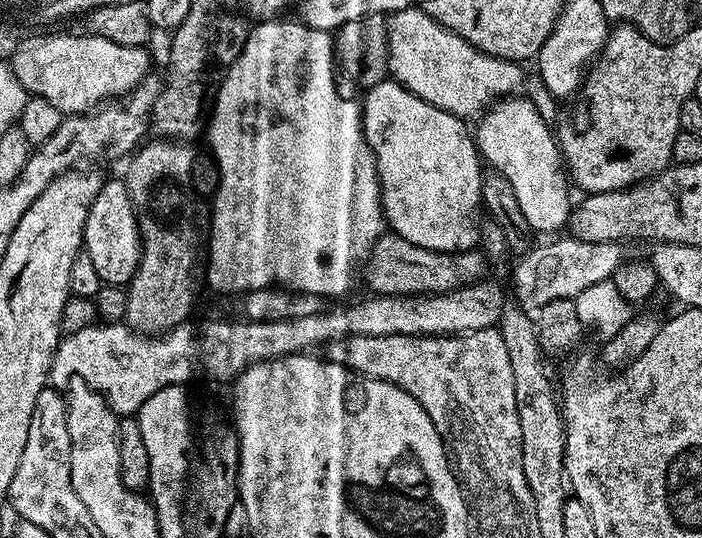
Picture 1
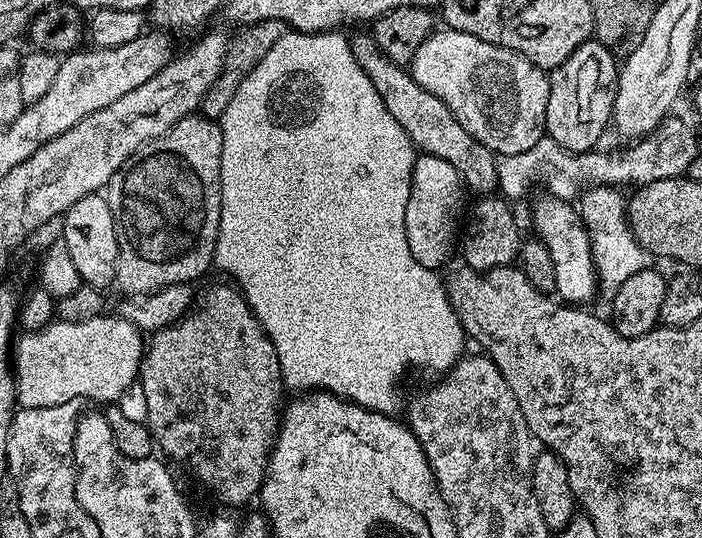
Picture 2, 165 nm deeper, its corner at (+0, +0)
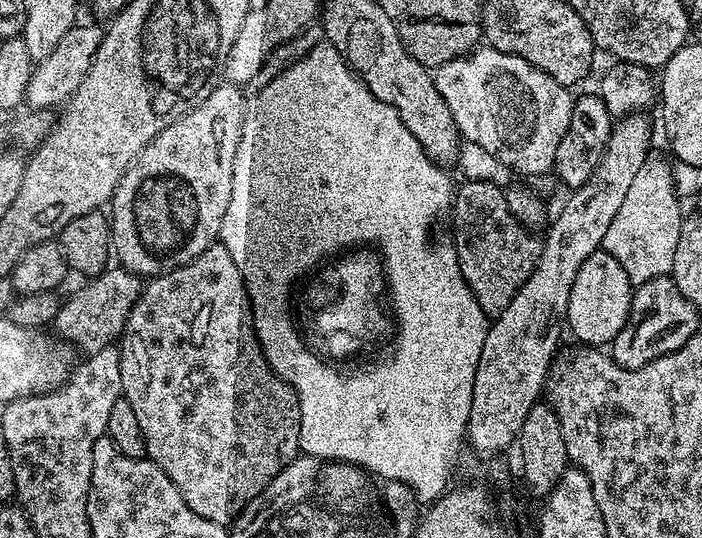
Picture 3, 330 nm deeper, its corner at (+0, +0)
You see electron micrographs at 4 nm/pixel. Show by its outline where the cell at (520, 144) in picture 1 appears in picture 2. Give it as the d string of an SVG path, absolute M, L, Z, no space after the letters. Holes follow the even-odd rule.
M543 197L534 206L535 235L547 246L554 261L557 295L568 304L586 304L597 293L598 281L593 266L592 243L579 211L562 199Z

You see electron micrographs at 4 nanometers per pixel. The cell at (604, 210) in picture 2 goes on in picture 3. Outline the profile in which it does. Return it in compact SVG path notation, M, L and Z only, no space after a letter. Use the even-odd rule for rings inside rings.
M656 154L649 155L648 160L642 162L630 190L626 190L626 199L618 209L618 214L614 214L614 222L610 222L610 230L606 230L602 245L626 270L633 285L644 284L650 278L671 273L682 223L680 204L682 200L676 194L672 164Z

